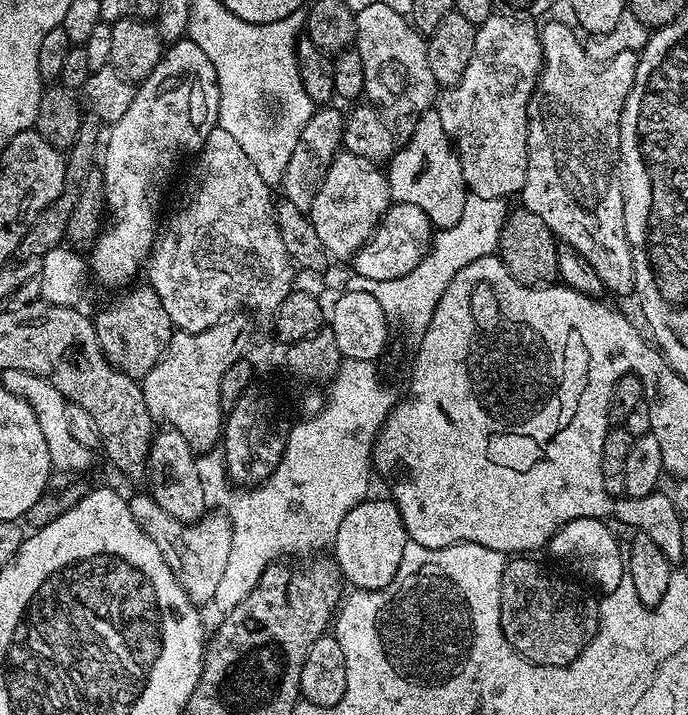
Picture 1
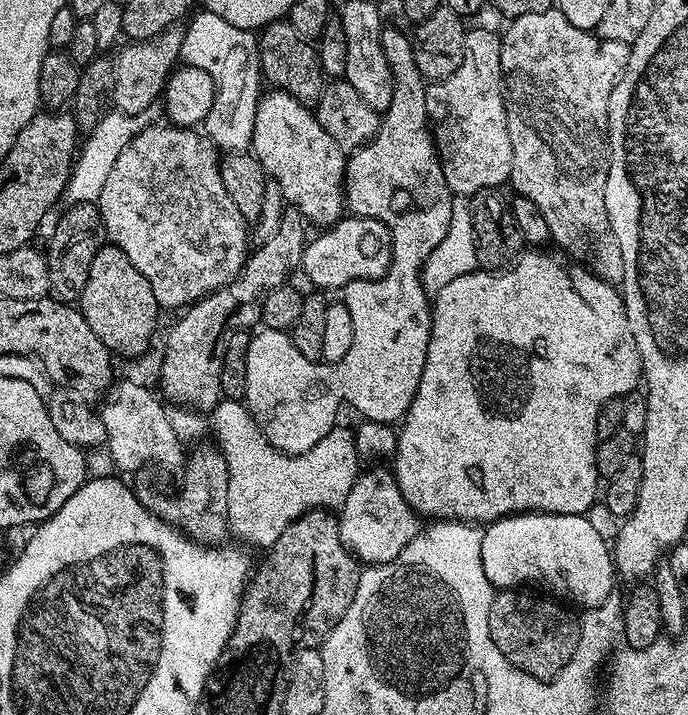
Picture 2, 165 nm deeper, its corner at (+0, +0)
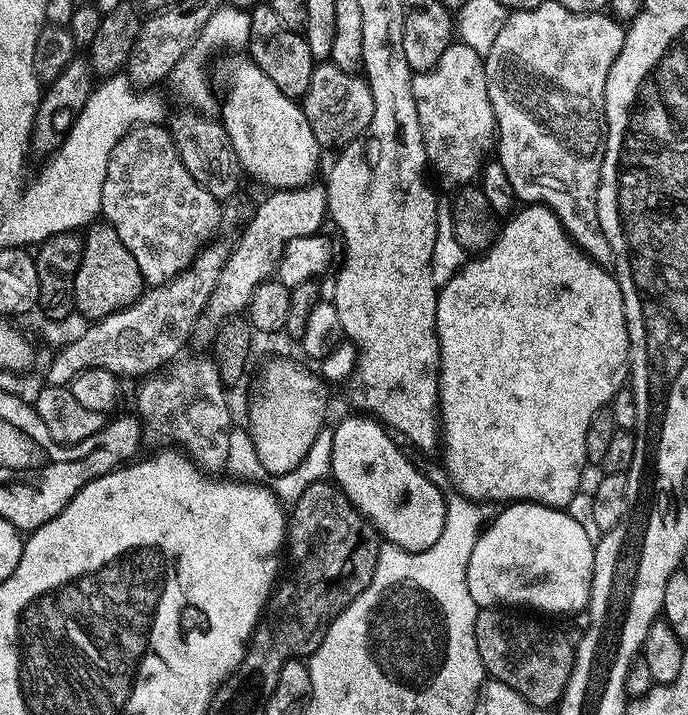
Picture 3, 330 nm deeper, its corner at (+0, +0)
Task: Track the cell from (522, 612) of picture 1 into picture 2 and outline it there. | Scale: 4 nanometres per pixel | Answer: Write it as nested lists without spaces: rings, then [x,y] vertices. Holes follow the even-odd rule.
[[[500,590],[490,602],[490,638],[506,658],[526,674],[551,680],[570,662],[580,637],[580,620],[560,604],[544,596],[531,596],[528,590]]]

